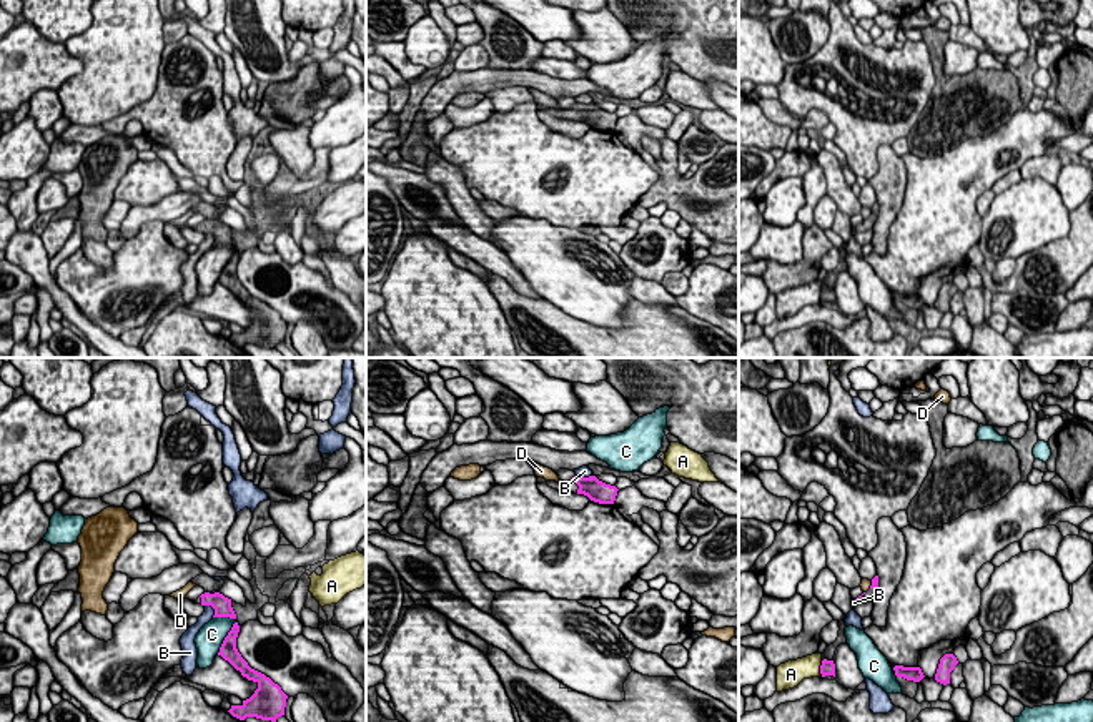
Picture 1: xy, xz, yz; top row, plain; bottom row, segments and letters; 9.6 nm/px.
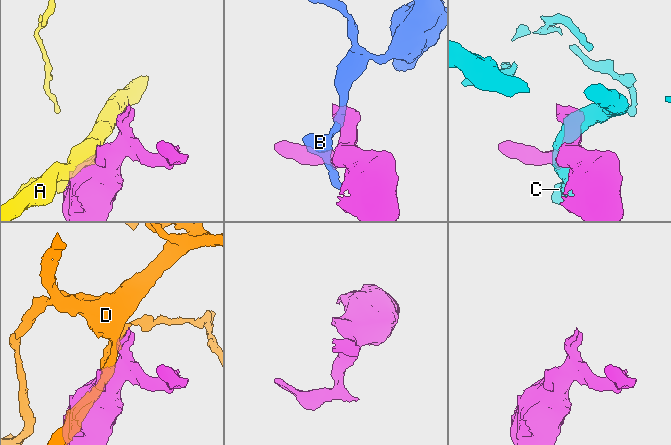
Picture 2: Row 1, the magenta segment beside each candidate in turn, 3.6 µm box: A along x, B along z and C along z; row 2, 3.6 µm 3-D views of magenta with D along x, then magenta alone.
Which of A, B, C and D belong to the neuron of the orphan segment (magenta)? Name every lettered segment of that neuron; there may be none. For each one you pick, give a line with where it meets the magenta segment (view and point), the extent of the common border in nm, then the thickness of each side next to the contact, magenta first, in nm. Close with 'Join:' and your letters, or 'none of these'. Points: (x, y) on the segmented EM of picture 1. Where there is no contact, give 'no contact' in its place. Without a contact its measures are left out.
Join: none of these

